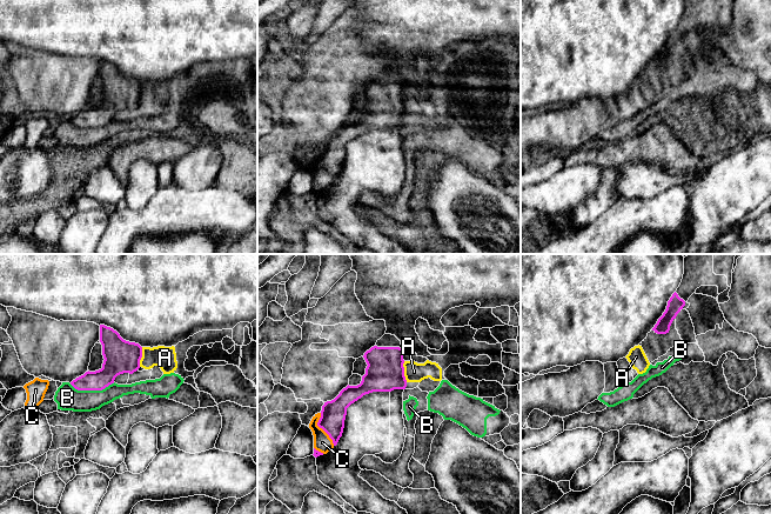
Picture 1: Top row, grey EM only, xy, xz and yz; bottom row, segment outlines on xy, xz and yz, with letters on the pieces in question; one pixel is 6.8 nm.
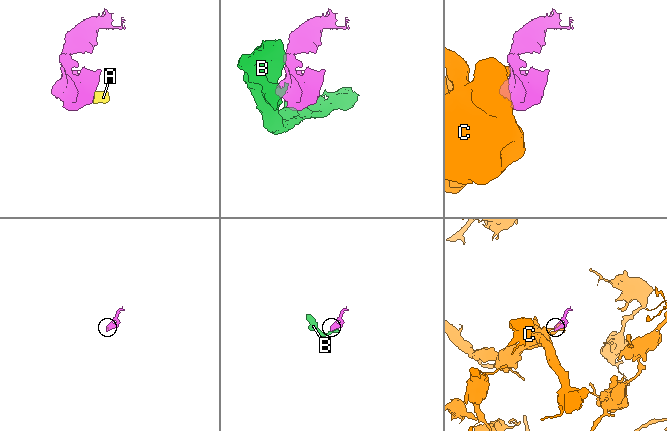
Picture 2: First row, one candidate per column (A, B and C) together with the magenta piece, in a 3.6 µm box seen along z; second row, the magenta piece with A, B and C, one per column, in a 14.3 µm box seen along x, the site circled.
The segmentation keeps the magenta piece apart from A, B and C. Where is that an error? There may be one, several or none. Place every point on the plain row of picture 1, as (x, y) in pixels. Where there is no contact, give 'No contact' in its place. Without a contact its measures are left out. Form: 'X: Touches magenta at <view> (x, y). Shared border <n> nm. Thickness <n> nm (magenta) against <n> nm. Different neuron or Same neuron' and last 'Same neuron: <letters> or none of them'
A: Touches magenta at xz (403, 108). Shared border 150 nm. Thickness 260 nm (magenta) against 140 nm. Different neuron
B: Touches magenta at xy (92, 126). Shared border 320 nm. Thickness 170 nm (magenta) against 160 nm. Different neuron
C: Touches magenta at xz (322, 165). Shared border 240 nm. Thickness 170 nm (magenta) against 120 nm. Different neuron
Same neuron: none of them

